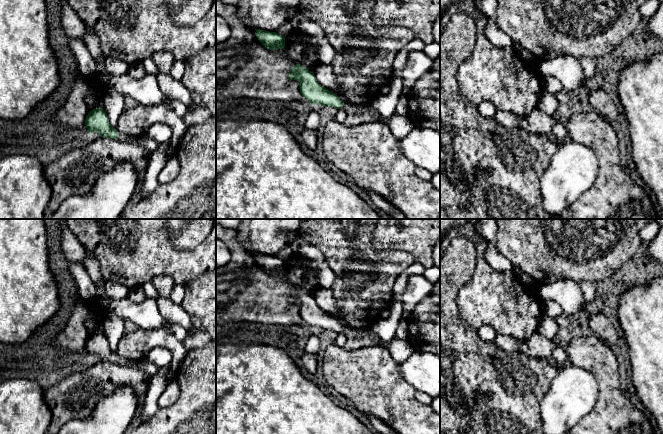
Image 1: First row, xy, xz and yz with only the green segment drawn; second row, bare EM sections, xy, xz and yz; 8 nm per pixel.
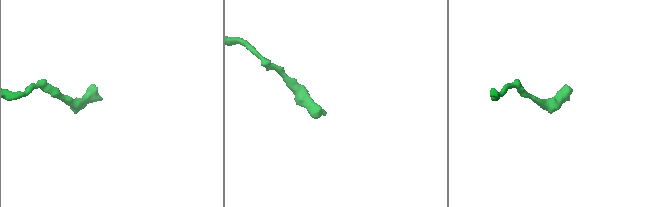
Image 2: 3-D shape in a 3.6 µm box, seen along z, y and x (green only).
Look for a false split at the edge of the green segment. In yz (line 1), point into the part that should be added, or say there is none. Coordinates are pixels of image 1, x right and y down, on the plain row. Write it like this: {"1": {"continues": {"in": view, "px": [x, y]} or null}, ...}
{"1": {"continues": {"in": "yz", "px": [552, 361]}}}

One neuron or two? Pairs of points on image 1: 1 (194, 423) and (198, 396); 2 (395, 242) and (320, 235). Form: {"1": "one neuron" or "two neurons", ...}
{"1": "one neuron", "2": "two neurons"}

